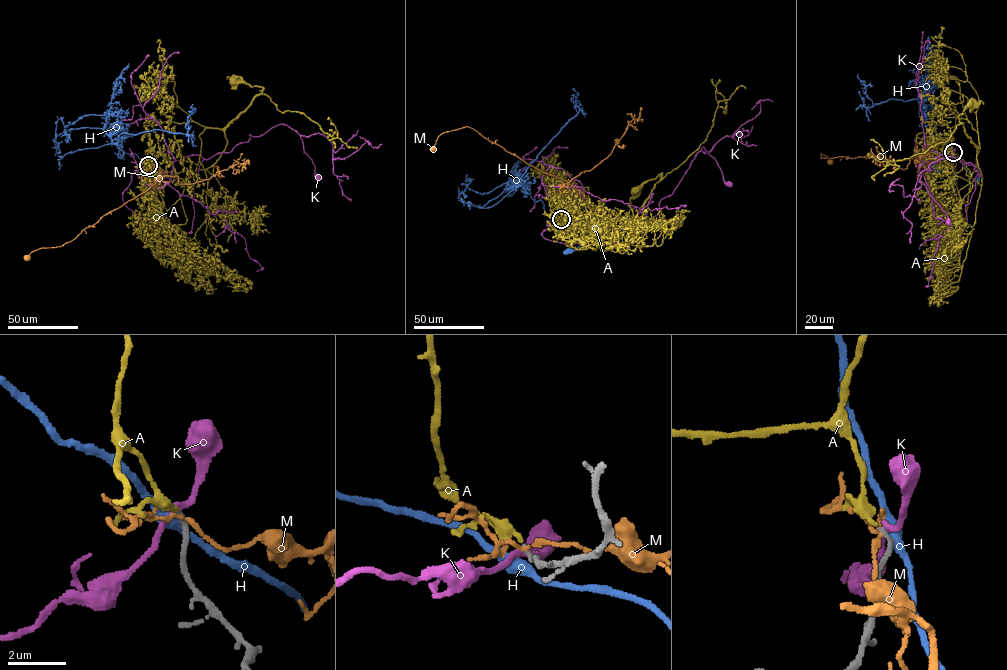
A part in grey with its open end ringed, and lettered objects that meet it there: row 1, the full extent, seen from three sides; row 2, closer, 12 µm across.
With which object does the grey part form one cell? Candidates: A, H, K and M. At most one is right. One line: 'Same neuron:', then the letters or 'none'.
Same neuron: A

